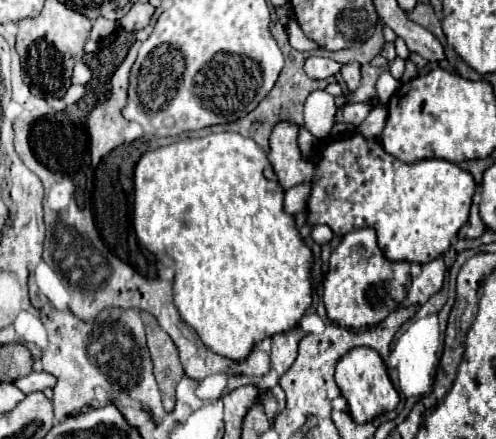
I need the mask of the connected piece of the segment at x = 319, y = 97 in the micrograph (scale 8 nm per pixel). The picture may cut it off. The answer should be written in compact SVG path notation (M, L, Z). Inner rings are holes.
M314 91L308 95L304 105L304 127L316 137L326 139L334 125L336 103L326 91Z

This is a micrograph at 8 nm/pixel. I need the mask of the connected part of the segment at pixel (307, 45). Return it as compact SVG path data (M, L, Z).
M290 19L290 23L288 23L288 37L290 37L290 45L292 45L294 49L300 49L300 51L320 49L314 41L306 39L306 35L302 33L300 25L296 23L296 19Z

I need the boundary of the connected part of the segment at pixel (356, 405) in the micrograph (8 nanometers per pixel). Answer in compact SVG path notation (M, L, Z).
M356 347L356 349L348 351L348 355L344 355L338 361L334 379L336 379L336 385L342 393L342 397L348 401L350 415L352 415L352 419L356 419L356 423L368 423L368 419L376 419L376 415L396 409L396 405L400 401L398 391L394 389L388 373L386 373L386 365L384 365L382 357L370 347Z

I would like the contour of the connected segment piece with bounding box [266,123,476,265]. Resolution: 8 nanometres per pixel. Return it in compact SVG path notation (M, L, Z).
M278 123L270 135L270 153L272 171L266 171L266 177L278 179L284 189L290 189L304 181L314 181L310 199L308 199L308 223L314 227L318 223L328 225L336 235L346 235L350 231L372 227L378 233L378 245L384 255L392 261L410 261L410 263L428 263L450 249L452 237L468 221L468 211L476 191L476 181L470 171L458 167L456 163L444 159L424 159L414 165L406 165L396 157L388 155L378 141L366 141L362 135L352 133L342 139L326 139L320 145L320 161L314 165L306 161L296 143L298 127L290 123Z

